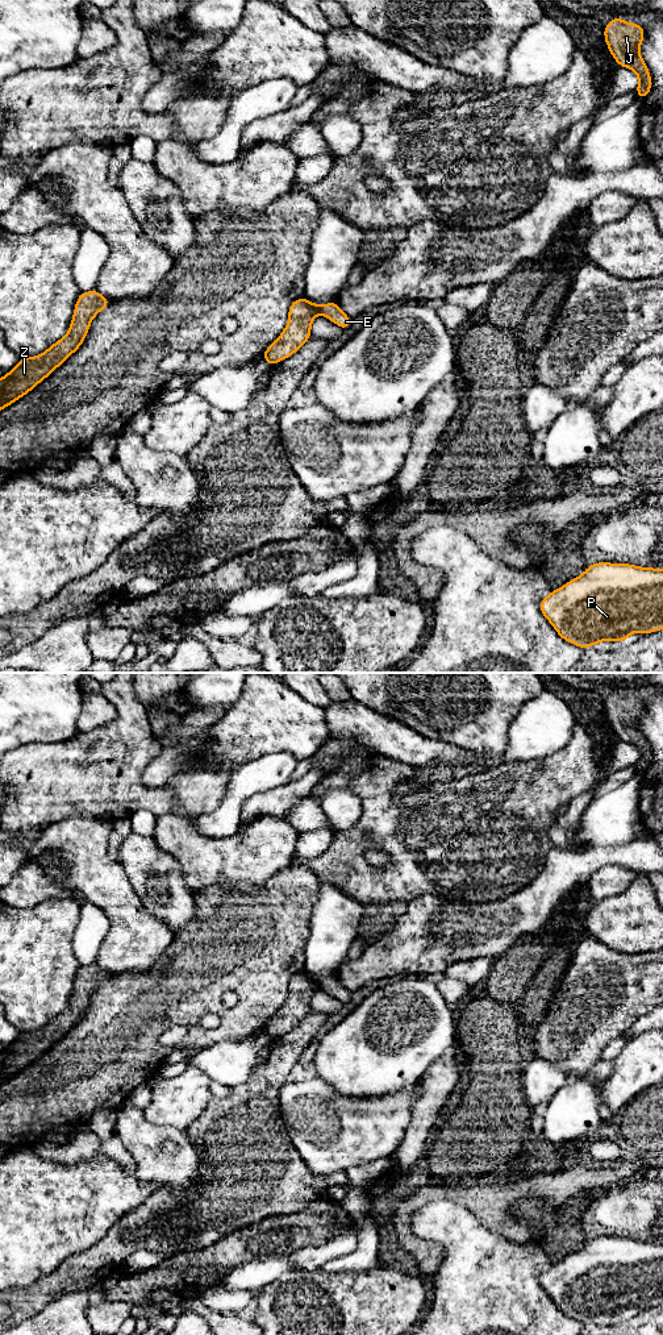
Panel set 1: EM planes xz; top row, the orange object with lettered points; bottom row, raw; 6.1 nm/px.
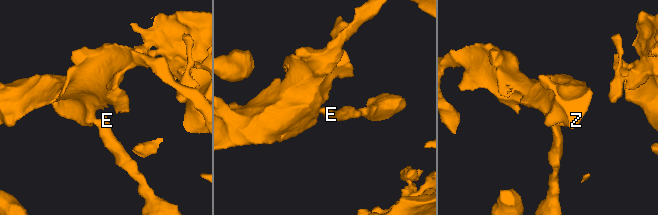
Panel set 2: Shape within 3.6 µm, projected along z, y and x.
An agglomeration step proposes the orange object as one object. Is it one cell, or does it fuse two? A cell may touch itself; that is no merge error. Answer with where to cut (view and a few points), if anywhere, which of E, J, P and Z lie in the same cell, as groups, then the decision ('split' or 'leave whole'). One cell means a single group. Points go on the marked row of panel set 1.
xz (316, 306), (319, 314) | E P / J Z | split

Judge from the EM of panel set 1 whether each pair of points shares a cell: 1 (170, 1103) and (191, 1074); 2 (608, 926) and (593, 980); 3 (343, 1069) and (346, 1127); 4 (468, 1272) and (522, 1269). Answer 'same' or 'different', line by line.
1: same
2: different
3: different
4: same

